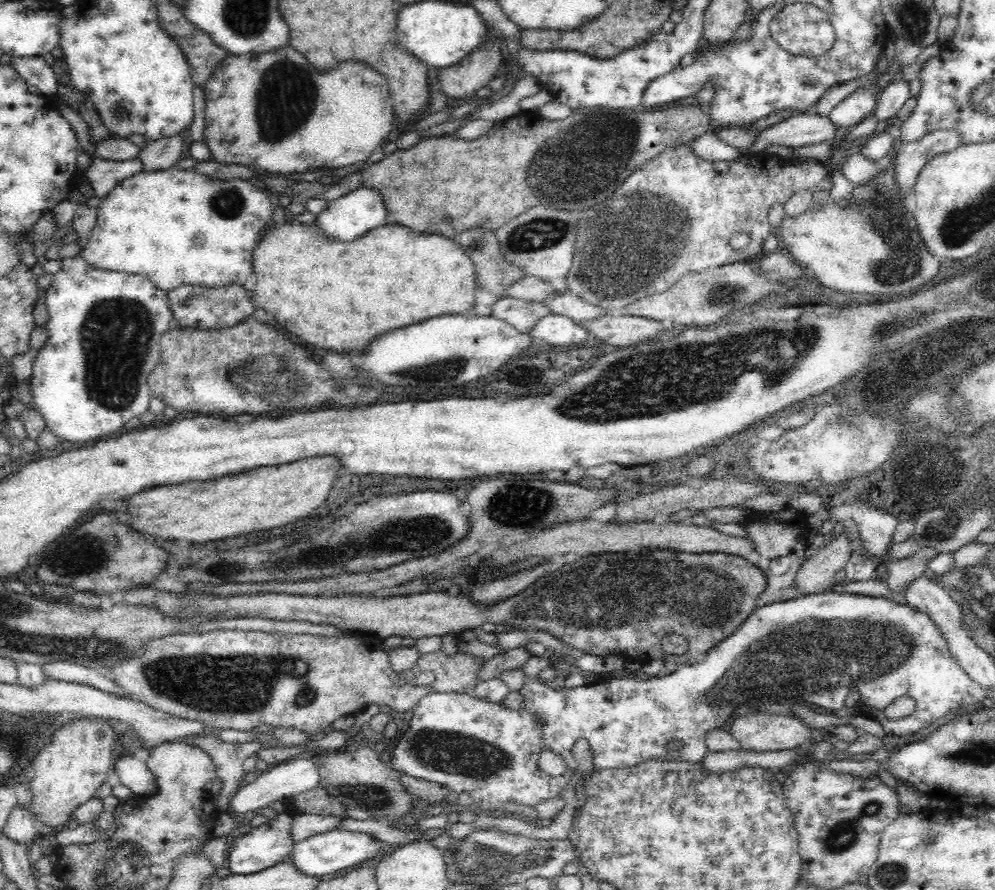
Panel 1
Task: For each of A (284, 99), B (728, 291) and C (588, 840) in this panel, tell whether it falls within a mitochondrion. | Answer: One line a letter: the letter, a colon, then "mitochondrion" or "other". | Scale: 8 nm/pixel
A: mitochondrion
B: mitochondrion
C: other

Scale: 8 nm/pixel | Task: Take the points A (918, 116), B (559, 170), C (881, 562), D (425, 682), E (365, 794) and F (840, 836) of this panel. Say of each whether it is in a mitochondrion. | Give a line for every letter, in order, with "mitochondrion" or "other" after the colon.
A: other
B: mitochondrion
C: other
D: other
E: mitochondrion
F: mitochondrion

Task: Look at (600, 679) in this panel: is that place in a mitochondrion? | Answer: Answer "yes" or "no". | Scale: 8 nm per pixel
no

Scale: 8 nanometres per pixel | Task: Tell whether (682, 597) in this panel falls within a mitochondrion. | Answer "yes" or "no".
yes

